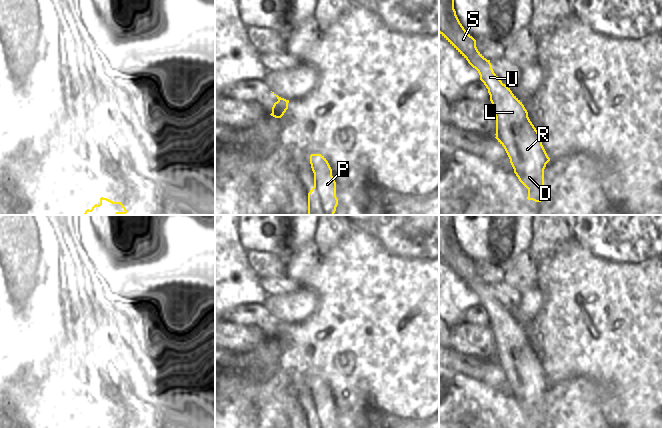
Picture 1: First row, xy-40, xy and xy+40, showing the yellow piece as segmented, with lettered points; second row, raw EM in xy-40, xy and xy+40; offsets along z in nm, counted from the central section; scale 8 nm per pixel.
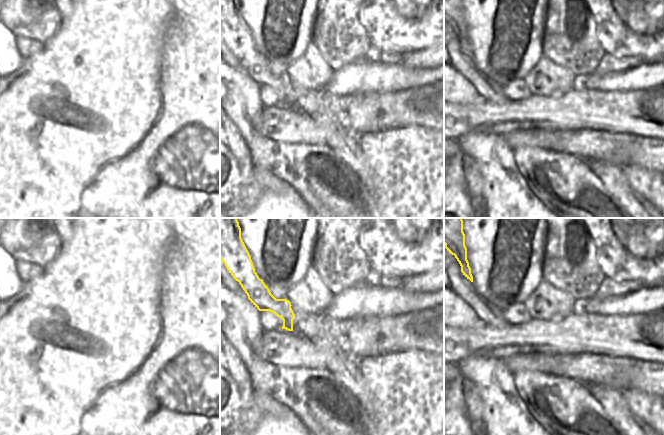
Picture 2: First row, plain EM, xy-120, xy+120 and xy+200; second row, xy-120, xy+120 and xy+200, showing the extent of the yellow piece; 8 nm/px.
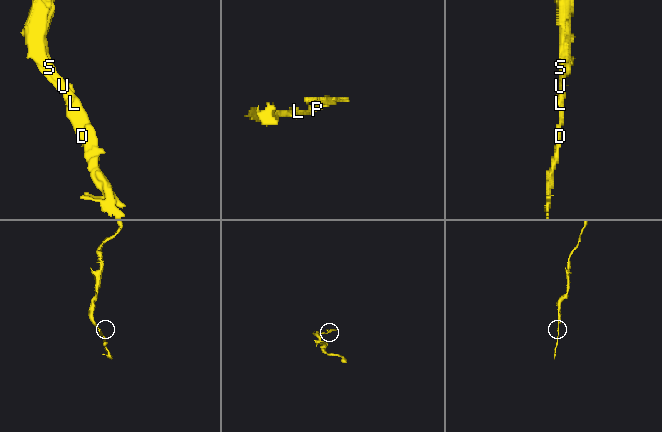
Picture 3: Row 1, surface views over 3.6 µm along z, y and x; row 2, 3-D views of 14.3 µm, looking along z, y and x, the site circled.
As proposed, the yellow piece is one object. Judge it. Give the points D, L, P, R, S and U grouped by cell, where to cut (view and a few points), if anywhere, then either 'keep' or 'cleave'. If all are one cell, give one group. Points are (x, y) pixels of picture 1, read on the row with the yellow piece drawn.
groups D L P R S U; cut none; keep

